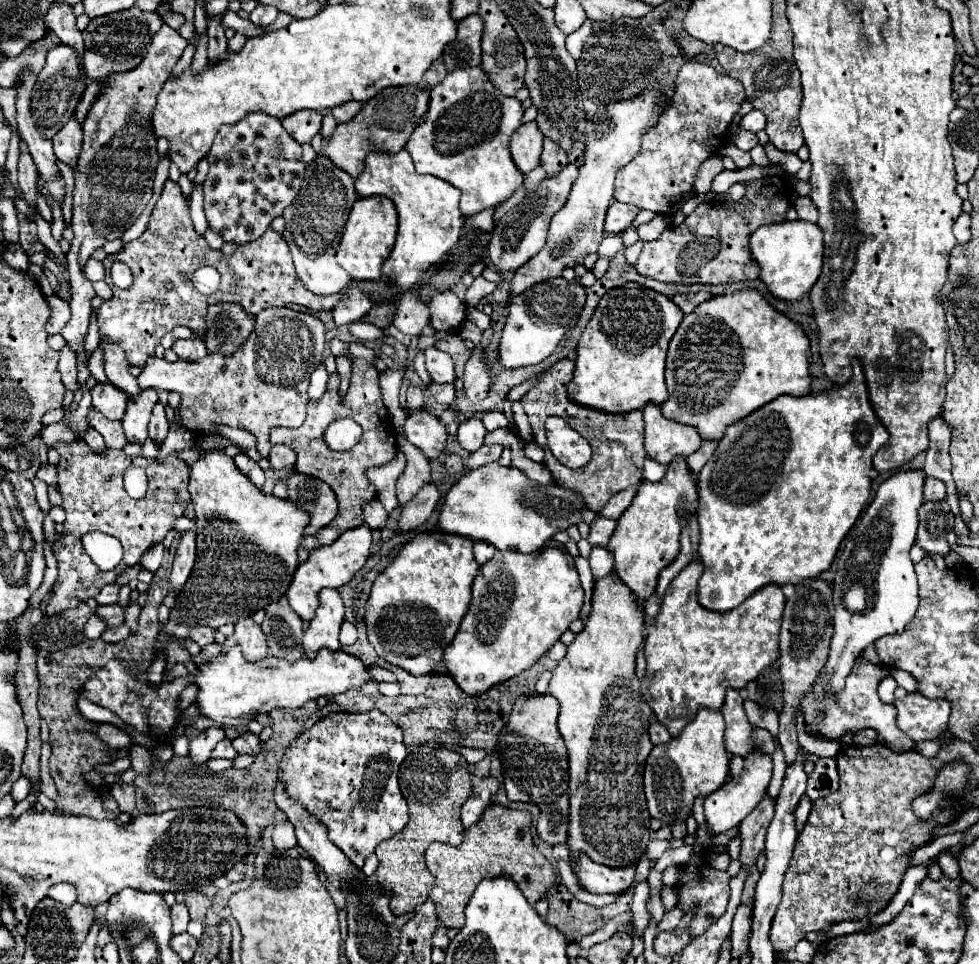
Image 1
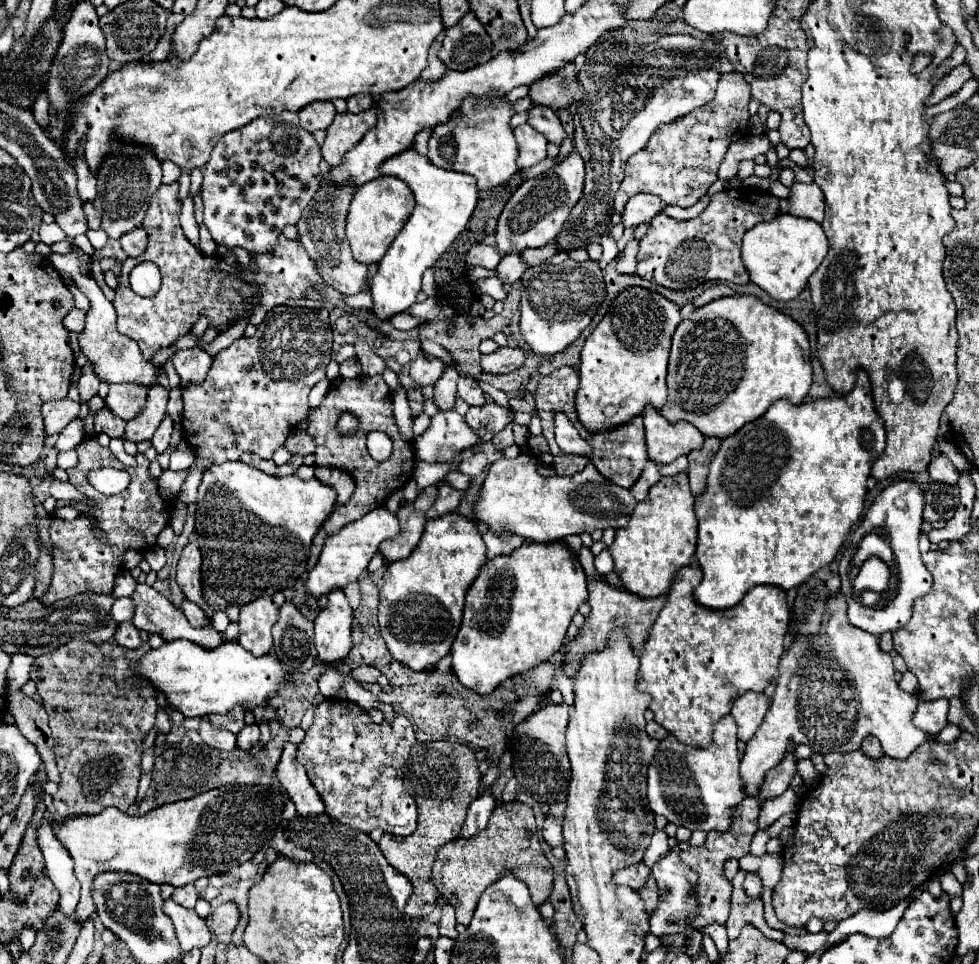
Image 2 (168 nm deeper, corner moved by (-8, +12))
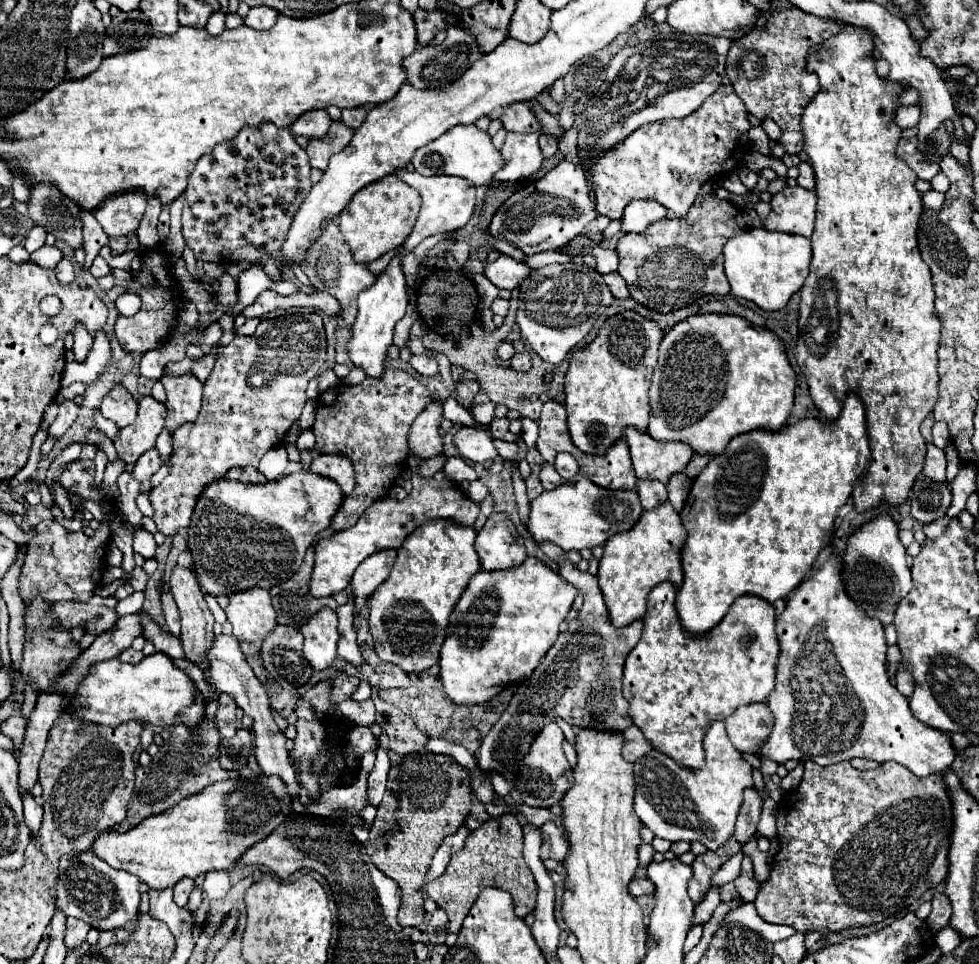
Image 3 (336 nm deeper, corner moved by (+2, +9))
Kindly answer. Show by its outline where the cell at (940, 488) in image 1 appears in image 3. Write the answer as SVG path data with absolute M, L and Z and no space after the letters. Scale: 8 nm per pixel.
M926 444L926 462L924 462L924 474L932 480L946 480L946 458L944 450L936 448L934 444Z

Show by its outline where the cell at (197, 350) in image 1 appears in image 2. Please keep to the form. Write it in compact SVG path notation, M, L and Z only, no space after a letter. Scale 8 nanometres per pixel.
M192 347L192 349L180 349L172 355L172 363L178 371L178 375L182 377L182 387L186 387L188 381L204 381L210 365L212 365L212 357L200 349L200 347Z

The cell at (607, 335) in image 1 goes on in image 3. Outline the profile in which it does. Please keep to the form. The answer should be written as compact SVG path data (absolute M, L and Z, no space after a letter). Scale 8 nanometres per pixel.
M622 312L606 320L592 344L572 354L564 392L568 430L578 450L592 456L606 454L606 450L622 438L618 428L632 426L646 432L650 416L648 388L662 336L664 332L656 322L646 320L636 312Z

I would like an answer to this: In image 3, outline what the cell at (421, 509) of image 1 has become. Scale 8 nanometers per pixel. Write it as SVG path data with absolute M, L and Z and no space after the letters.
M386 550L368 556L358 566L350 584L354 596L354 614L360 614L360 610L366 606L366 600L372 596L372 592L382 584L382 580L388 578L394 560L396 560L396 550Z

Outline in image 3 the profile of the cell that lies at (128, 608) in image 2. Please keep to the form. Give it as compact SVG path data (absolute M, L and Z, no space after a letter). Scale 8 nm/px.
M134 592L132 596L128 596L128 598L124 598L124 600L118 602L116 612L118 612L118 616L140 612L142 610L142 602L144 602L144 592Z

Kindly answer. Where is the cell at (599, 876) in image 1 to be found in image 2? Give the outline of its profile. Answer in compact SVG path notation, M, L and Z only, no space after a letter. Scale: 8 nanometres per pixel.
M642 861L638 865L630 865L626 869L616 871L612 879L616 881L616 885L628 885L630 889L638 889L648 879L648 875L650 875L650 867Z

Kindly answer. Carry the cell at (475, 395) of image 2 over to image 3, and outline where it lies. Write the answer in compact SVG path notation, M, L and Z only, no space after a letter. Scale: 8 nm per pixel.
M492 402L474 406L474 408L472 408L472 416L474 416L474 420L480 422L482 426L490 426L490 422L492 422L492 418L494 418L494 408L496 408L496 404L492 404Z

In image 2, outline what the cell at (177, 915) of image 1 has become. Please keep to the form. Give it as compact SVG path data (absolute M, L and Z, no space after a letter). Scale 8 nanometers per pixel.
M190 883L190 885L178 887L178 889L174 891L174 895L172 895L172 901L178 903L178 905L182 905L182 907L194 909L194 905L196 905L196 901L198 901L198 893L196 893L194 885Z

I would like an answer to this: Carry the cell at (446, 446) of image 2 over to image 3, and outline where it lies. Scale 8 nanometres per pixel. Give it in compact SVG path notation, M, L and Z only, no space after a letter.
M464 426L462 430L458 430L454 444L458 446L460 454L472 462L486 462L486 460L498 458L494 438L478 428Z

